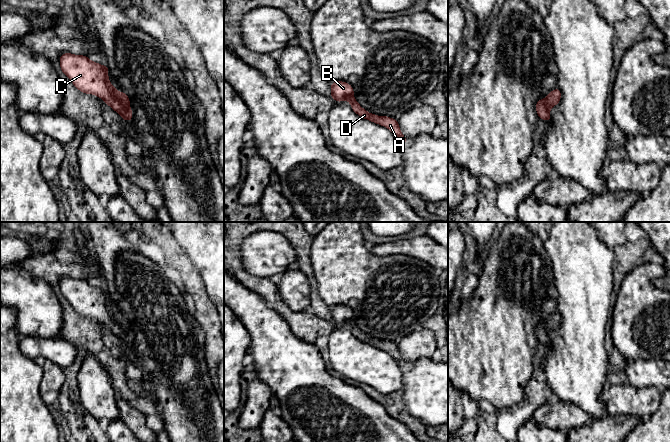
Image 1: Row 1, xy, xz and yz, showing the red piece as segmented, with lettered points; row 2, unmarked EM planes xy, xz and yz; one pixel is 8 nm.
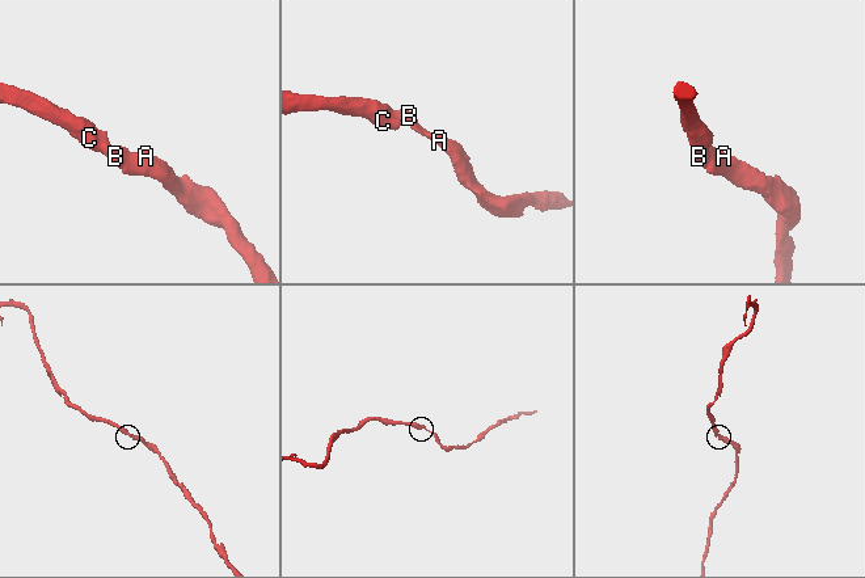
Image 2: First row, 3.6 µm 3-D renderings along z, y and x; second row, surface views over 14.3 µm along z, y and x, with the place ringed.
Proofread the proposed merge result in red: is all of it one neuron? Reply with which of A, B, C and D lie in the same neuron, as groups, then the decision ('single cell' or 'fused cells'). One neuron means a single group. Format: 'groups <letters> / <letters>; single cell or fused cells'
groups A B C D; single cell

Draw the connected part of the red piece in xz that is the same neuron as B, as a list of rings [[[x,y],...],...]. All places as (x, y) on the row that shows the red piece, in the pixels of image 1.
[[[336,81],[331,84],[331,98],[336,102],[341,102],[348,100],[352,110],[364,119],[367,119],[376,124],[382,125],[388,128],[404,145],[406,145],[409,140],[407,140],[402,134],[397,119],[392,119],[388,116],[377,116],[371,114],[363,109],[356,99],[353,97],[354,90],[353,87],[347,82]]]

